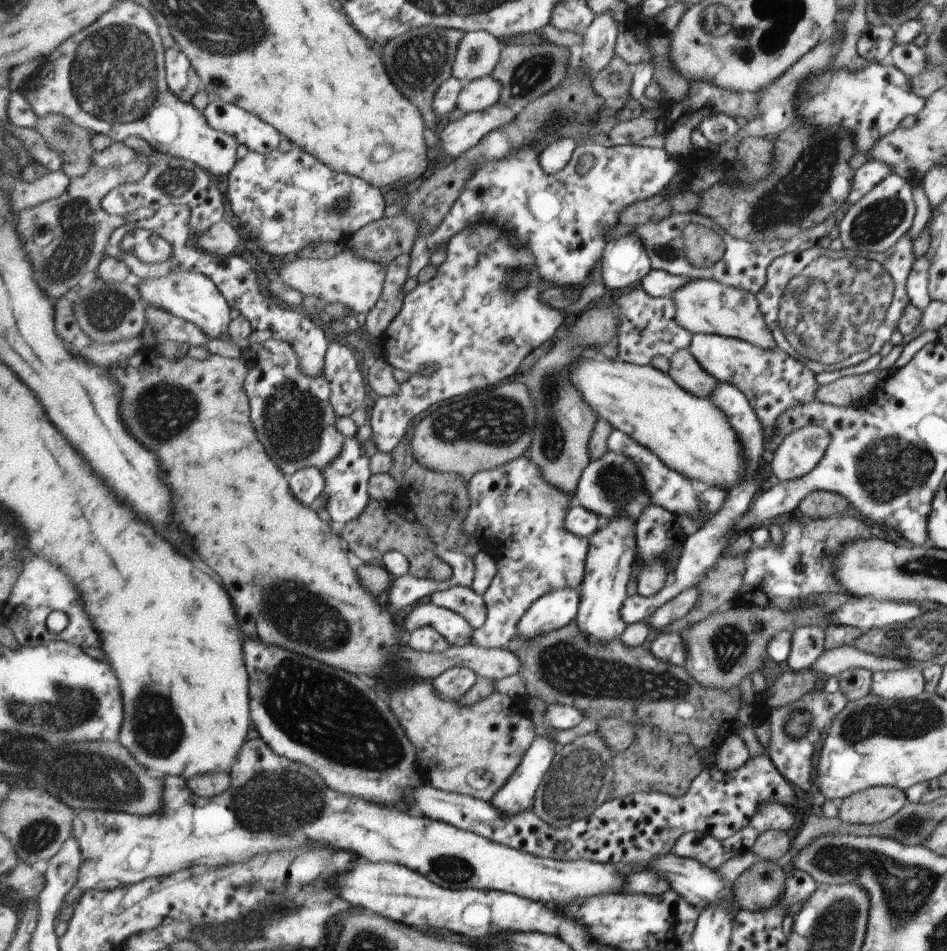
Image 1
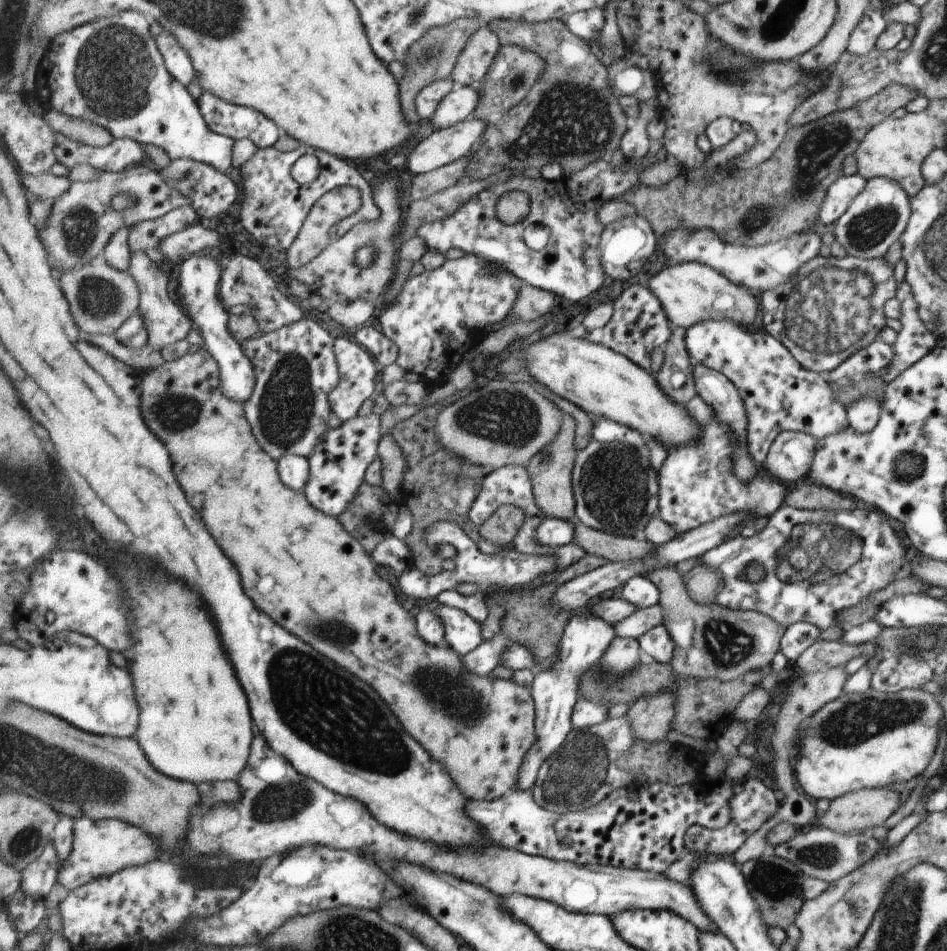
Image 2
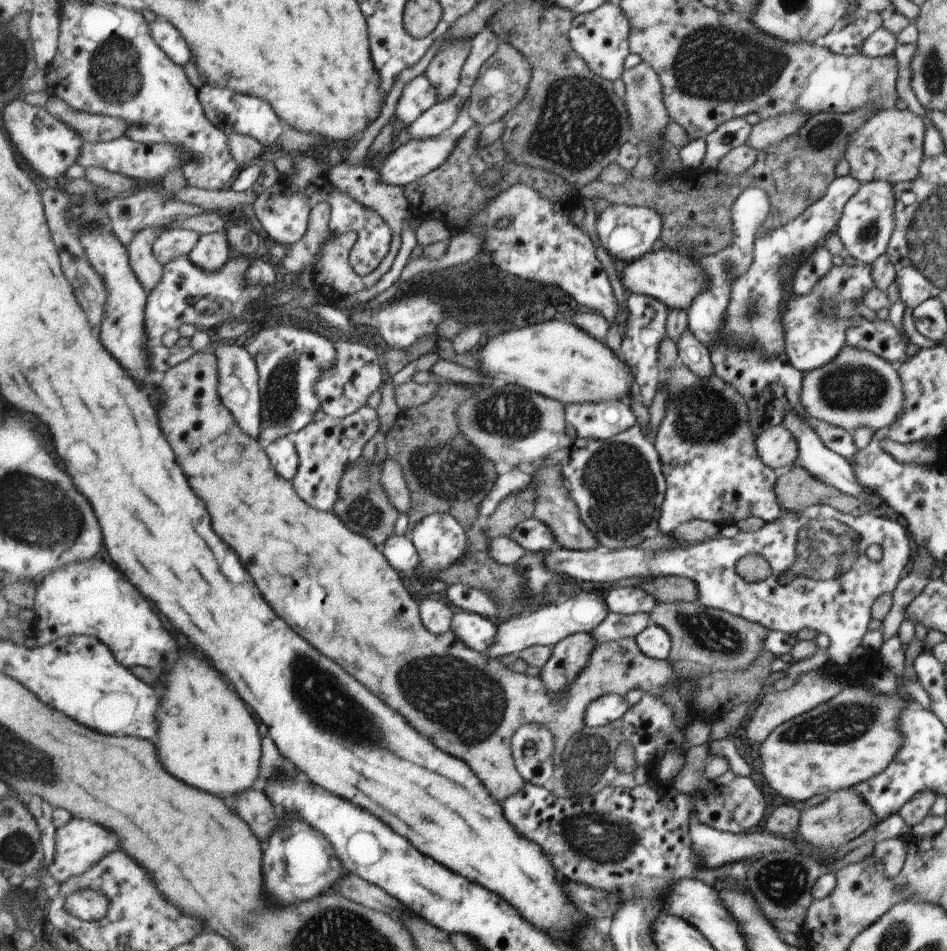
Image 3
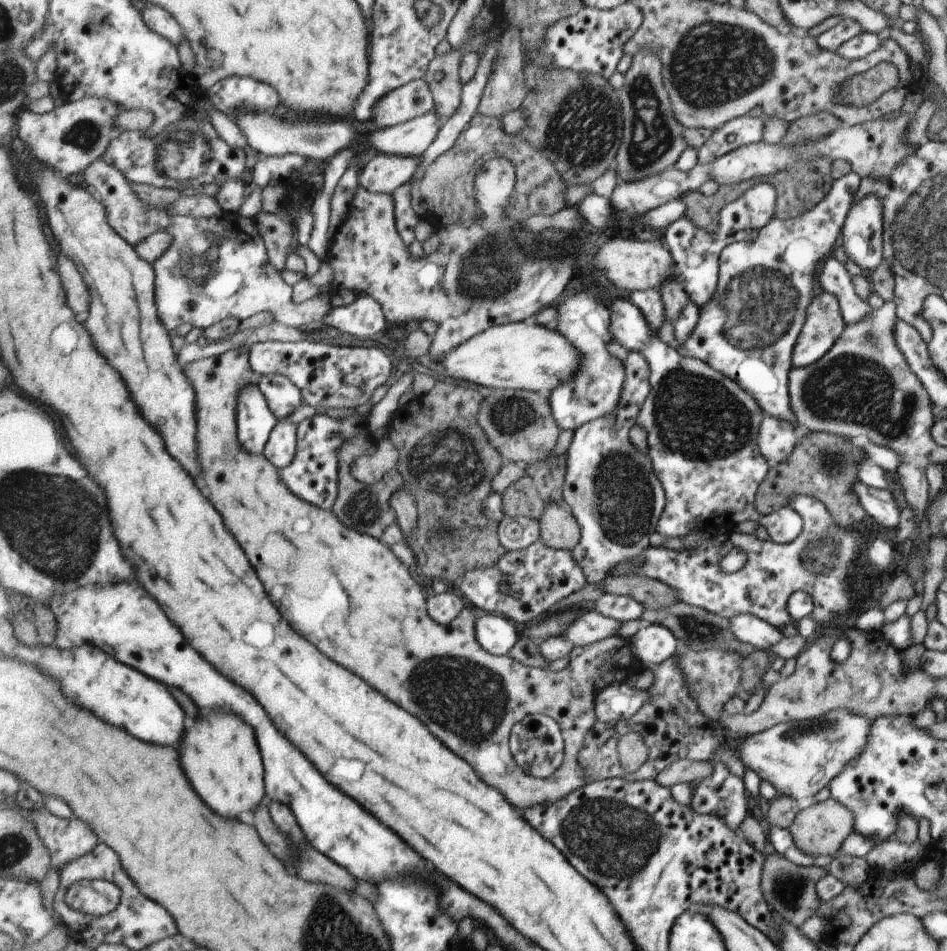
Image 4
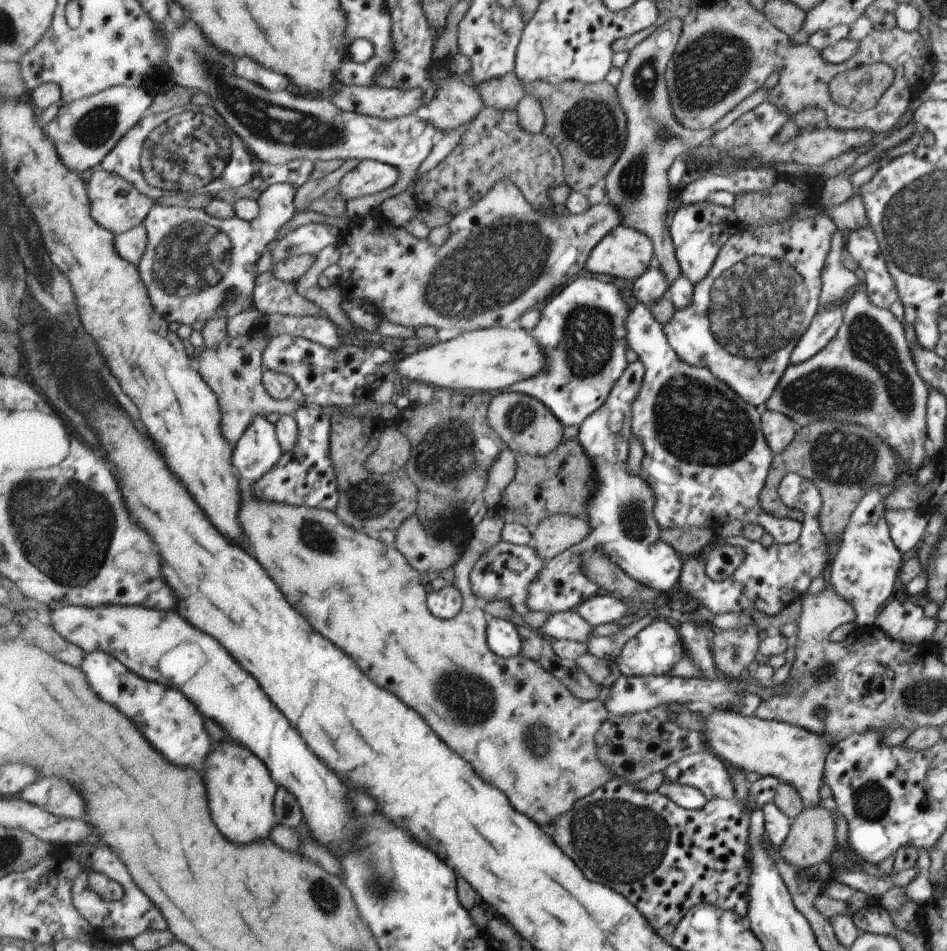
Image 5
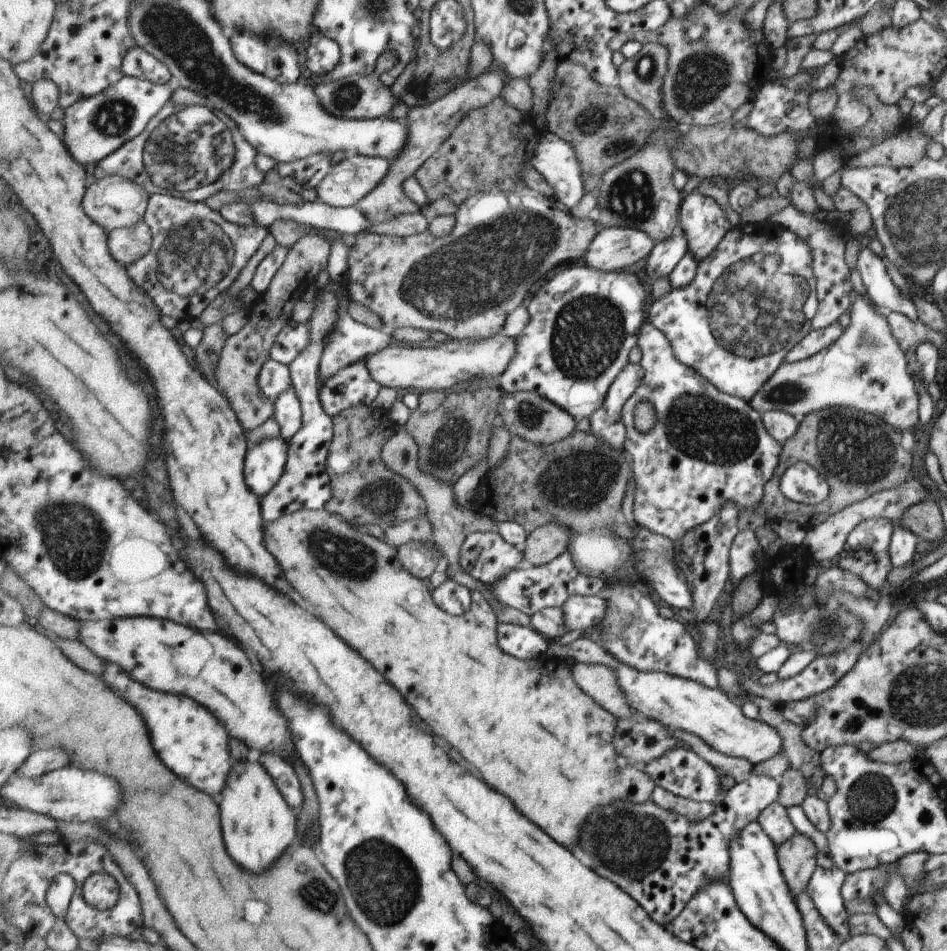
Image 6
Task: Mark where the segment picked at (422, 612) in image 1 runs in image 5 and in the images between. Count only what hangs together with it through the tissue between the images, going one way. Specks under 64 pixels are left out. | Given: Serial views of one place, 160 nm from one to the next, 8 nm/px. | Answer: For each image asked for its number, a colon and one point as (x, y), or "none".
2: (463, 633)
3: (479, 633)
4: (498, 634)
5: (503, 638)

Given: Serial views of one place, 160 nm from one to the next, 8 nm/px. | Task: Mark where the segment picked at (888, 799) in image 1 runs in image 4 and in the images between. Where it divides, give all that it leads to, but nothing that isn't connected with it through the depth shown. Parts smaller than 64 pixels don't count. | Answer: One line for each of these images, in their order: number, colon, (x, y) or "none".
2: (865, 808)
3: (840, 818)
4: (819, 829)

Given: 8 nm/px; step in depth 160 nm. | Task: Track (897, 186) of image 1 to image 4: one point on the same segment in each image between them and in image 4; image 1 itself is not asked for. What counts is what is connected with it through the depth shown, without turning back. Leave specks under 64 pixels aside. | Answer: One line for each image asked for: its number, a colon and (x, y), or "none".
2: (874, 220)
3: (865, 227)
4: (862, 234)

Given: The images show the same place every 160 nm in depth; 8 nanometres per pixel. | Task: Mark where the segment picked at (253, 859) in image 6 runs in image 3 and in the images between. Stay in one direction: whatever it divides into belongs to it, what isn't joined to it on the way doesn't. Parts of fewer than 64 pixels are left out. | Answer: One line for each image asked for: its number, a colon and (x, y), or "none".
3: (208, 737)
4: (221, 755)
5: (241, 791)

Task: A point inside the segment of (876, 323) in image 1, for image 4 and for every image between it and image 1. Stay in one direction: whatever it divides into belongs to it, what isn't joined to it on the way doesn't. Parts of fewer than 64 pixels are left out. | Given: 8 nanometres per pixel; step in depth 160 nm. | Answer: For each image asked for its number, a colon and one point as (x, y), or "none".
2: (851, 291)
3: (815, 324)
4: (824, 324)

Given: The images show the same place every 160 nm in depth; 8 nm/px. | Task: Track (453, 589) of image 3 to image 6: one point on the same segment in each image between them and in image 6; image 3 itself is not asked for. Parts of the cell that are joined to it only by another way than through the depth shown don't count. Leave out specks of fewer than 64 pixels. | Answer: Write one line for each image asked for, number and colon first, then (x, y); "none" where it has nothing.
4: (524, 584)
5: (505, 572)
6: (487, 556)

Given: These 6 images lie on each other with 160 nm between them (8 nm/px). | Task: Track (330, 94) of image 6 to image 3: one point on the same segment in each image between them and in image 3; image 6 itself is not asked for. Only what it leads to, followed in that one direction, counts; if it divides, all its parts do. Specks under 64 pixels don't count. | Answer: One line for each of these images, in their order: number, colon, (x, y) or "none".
3: (419, 96)
4: (416, 98)
5: (384, 102)

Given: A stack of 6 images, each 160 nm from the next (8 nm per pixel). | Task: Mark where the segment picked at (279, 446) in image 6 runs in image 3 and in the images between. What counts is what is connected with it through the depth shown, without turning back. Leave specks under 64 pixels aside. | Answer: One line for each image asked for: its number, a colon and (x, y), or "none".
3: (239, 388)
4: (256, 421)
5: (258, 450)

